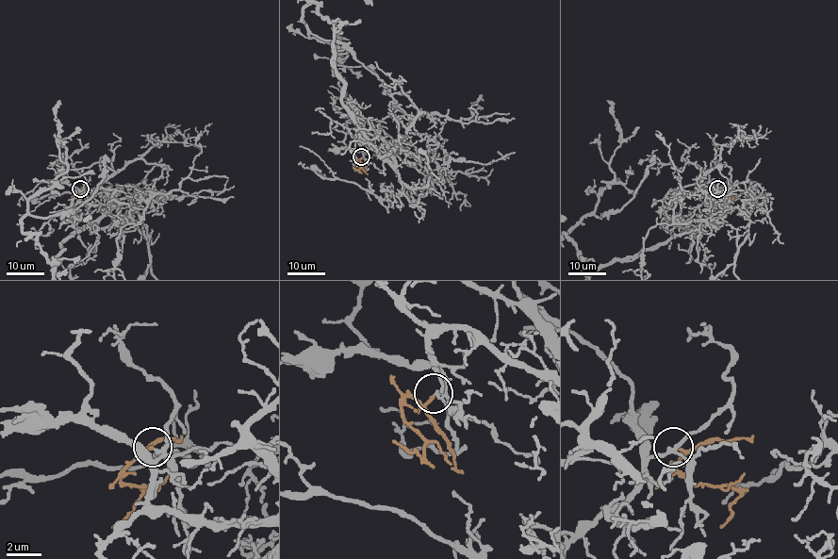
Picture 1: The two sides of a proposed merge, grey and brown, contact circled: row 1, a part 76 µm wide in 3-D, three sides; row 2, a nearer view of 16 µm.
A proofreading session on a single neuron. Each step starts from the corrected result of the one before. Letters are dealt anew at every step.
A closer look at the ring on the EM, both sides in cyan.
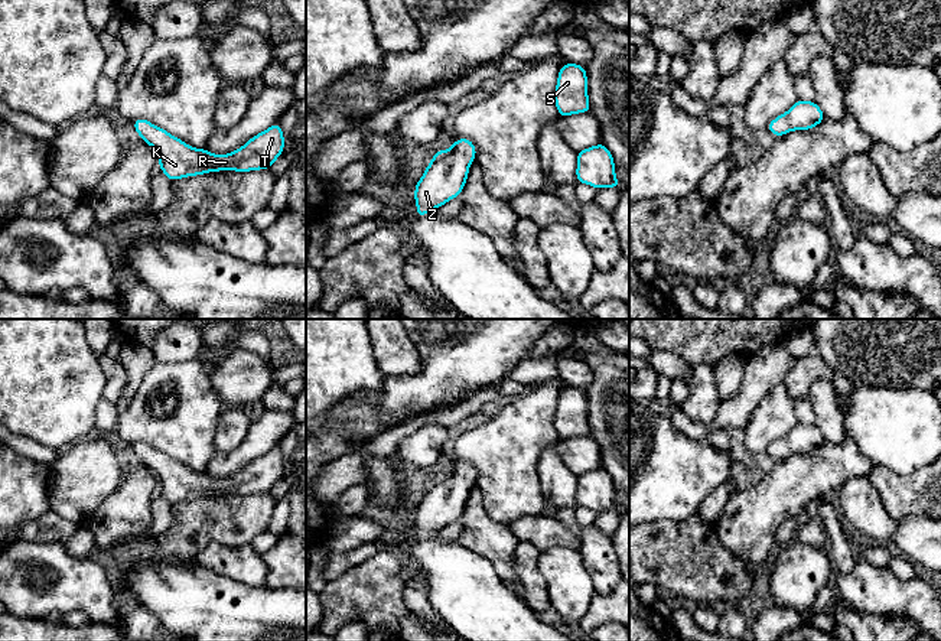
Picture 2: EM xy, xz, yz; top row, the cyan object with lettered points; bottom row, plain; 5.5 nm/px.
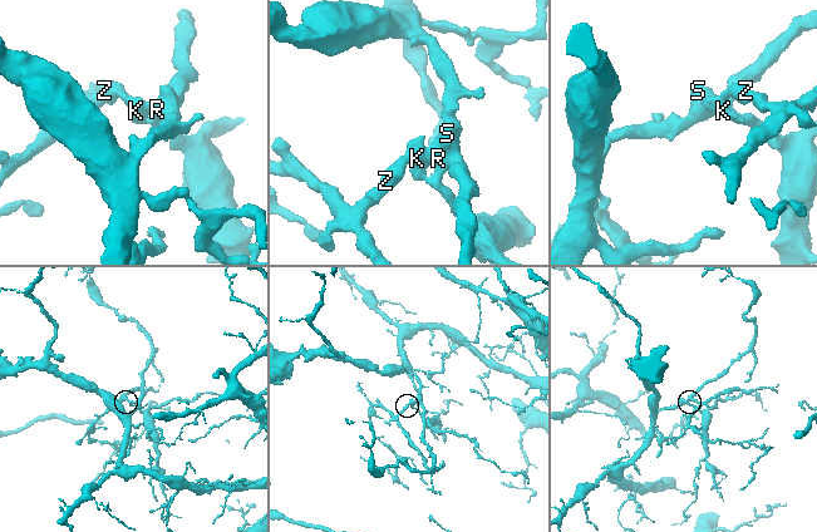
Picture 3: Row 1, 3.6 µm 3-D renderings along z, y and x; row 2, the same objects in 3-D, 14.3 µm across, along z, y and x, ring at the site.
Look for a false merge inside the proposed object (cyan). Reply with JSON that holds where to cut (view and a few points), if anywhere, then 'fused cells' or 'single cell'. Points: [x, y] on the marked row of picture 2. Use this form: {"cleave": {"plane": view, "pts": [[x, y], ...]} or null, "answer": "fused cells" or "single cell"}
{"cleave": null, "answer": "single cell"}

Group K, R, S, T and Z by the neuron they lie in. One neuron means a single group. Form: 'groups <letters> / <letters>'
groups K R S T Z

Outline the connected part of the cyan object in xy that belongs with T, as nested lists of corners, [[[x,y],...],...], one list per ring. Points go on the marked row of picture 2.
[[[136,118],[131,123],[143,141],[154,149],[159,167],[172,182],[219,170],[270,169],[284,149],[284,136],[279,121],[229,154],[212,154],[206,149],[195,149],[144,118]]]

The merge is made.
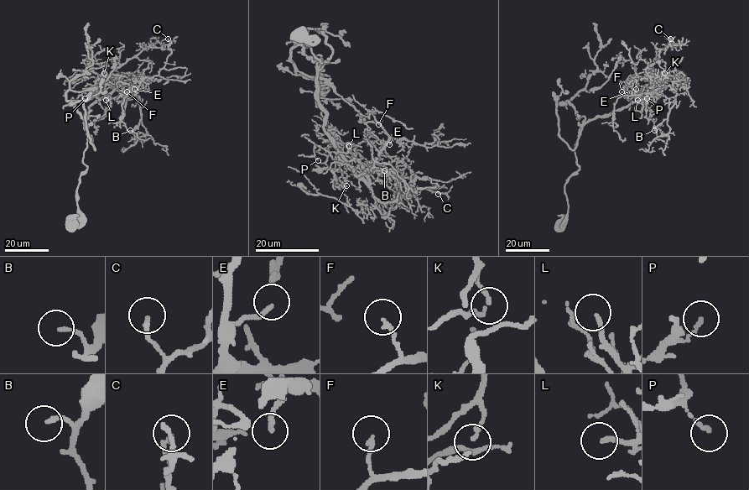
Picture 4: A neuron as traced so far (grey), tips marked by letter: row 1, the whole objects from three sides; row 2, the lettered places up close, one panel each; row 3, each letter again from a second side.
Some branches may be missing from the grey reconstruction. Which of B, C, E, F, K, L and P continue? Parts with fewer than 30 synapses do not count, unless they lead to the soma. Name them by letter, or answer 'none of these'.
E, L

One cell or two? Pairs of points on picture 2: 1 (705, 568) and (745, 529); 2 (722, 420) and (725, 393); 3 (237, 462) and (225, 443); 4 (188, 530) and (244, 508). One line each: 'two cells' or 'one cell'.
1: two cells
2: two cells
3: two cells
4: one cell

